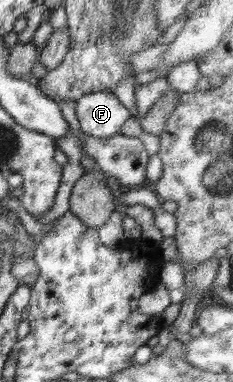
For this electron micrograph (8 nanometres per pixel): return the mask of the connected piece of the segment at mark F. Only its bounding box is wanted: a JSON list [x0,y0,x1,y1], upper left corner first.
[76,91,130,139]

